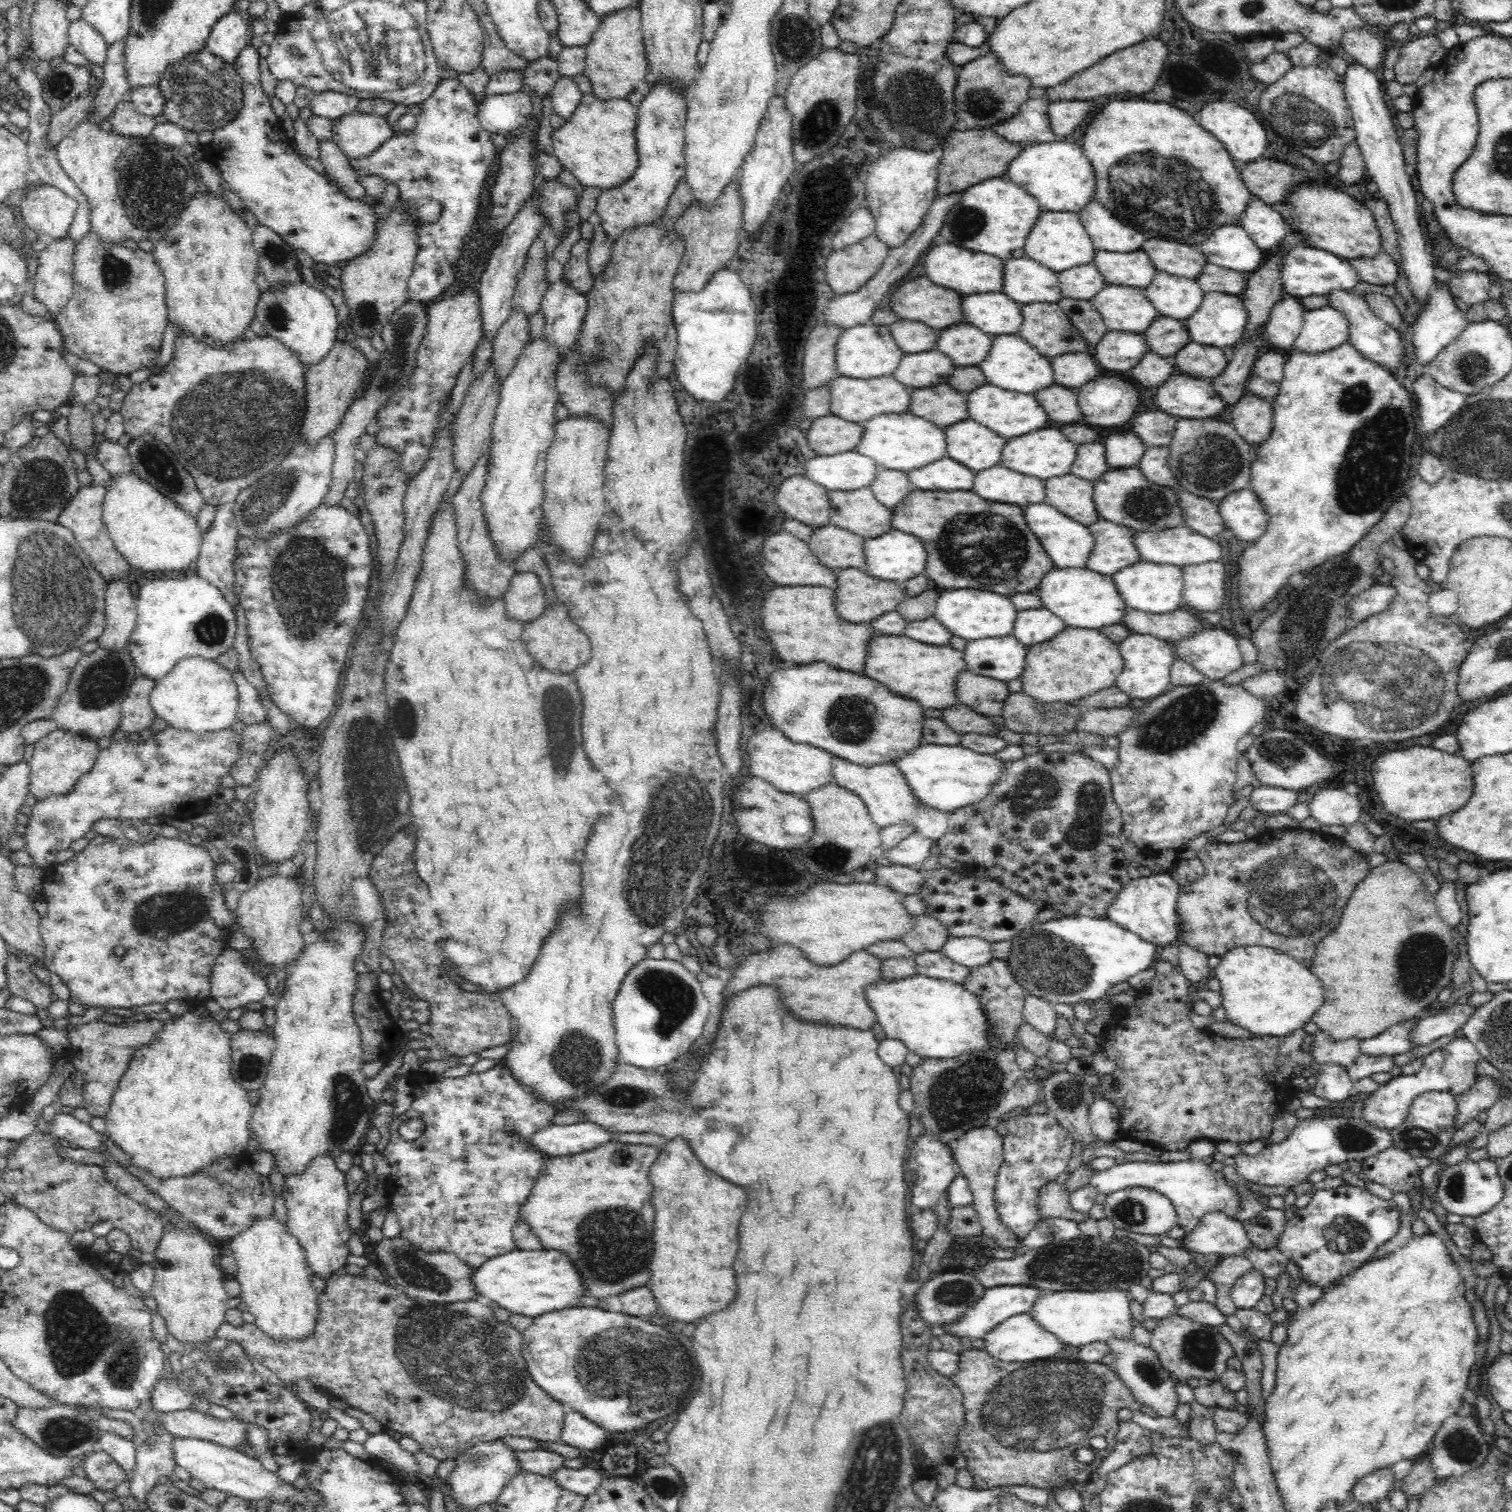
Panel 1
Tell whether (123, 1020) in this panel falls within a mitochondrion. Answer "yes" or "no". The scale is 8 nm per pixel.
no

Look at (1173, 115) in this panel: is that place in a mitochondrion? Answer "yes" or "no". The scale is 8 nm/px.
no

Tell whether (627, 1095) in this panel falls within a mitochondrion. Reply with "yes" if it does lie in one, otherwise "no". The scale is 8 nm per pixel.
yes

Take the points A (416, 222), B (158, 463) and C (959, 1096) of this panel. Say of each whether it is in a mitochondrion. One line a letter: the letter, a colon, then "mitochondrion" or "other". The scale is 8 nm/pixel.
A: other
B: mitochondrion
C: mitochondrion

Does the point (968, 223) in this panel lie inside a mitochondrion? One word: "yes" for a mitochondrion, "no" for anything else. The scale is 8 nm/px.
yes

